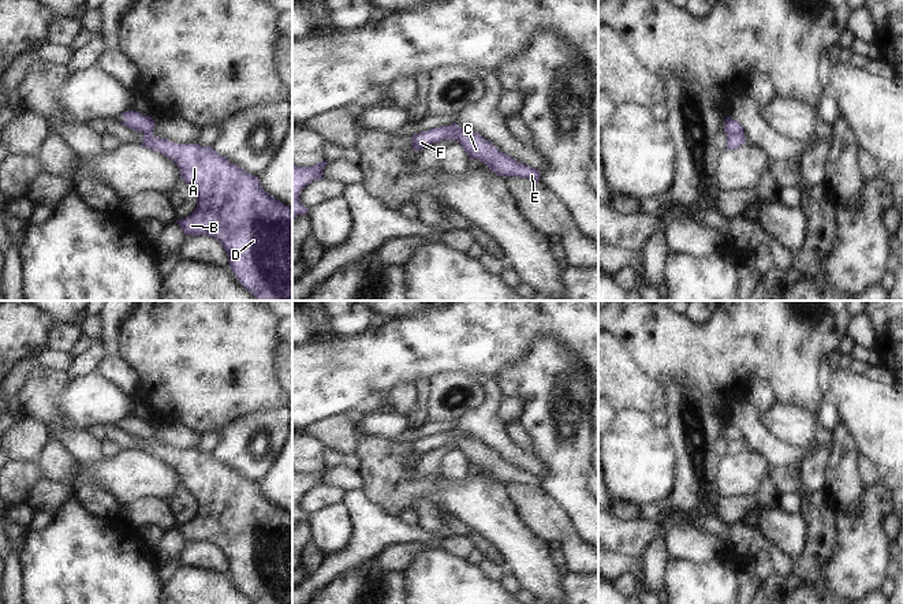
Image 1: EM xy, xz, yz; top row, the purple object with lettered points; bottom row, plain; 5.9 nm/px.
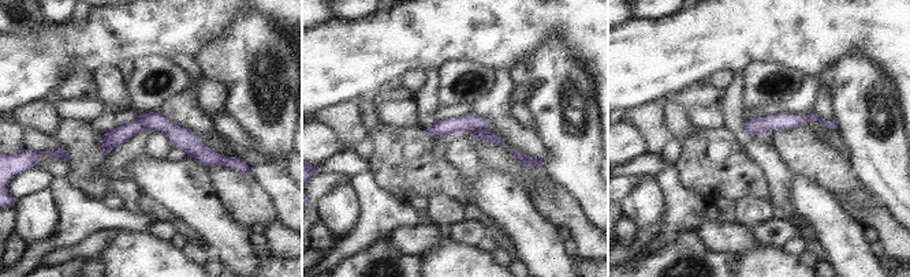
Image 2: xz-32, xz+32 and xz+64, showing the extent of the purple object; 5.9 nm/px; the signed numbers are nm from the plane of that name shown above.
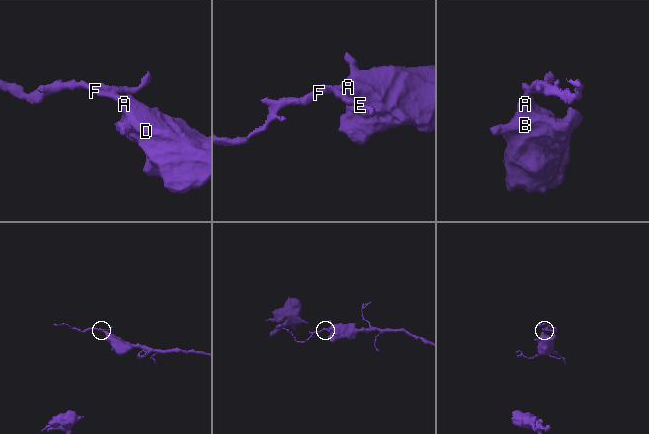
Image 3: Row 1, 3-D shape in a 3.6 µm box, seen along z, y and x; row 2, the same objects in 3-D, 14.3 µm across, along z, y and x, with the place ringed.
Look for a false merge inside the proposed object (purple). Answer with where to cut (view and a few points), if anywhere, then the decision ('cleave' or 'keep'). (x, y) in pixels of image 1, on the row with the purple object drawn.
cut yz (727, 133), (743, 135); cleave

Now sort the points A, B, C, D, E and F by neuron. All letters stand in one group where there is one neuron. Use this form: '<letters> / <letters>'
A B D F / C E

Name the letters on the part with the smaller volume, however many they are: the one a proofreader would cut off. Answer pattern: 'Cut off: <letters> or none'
Cut off: C, E

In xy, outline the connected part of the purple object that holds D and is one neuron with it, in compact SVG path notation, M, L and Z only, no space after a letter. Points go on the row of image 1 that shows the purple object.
M145 134L142 145L171 159L197 195L191 215L176 220L186 235L206 235L219 241L228 256L236 280L257 301L292 301L292 208L269 195L257 176L198 143L175 143Z

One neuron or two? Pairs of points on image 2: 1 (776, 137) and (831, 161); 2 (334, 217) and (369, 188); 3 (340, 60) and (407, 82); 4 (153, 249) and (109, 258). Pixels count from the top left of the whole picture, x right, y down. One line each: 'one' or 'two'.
1: one
2: two
3: two
4: one

